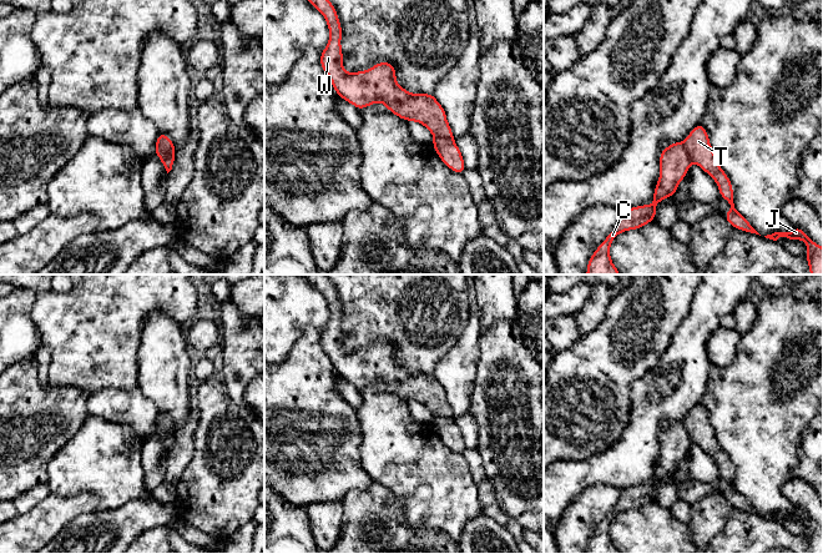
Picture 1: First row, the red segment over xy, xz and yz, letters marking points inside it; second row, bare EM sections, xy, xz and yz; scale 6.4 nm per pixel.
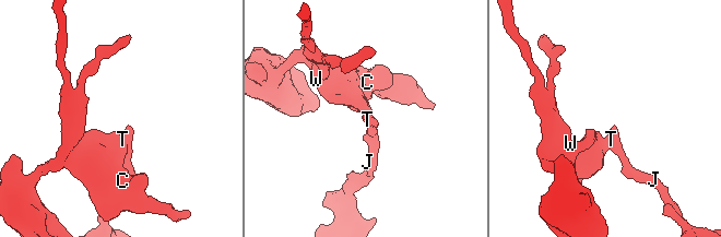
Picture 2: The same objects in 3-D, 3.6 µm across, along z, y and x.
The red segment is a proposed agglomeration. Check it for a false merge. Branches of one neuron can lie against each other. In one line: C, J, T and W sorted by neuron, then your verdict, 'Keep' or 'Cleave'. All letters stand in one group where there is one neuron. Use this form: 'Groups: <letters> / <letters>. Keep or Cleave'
Groups: C W / J T. Cleave

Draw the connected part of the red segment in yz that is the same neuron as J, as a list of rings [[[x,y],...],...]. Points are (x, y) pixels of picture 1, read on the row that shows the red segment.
[[[794,226],[792,232],[774,232],[764,237],[773,241],[777,241],[779,237],[803,241],[808,248],[806,260],[809,266],[809,273],[823,275],[823,247],[812,241],[811,237],[802,228]]]

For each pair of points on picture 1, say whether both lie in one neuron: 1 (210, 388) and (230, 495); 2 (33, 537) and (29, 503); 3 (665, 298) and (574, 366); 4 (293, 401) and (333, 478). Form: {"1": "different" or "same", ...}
{"1": "same", "2": "different", "3": "same", "4": "same"}

